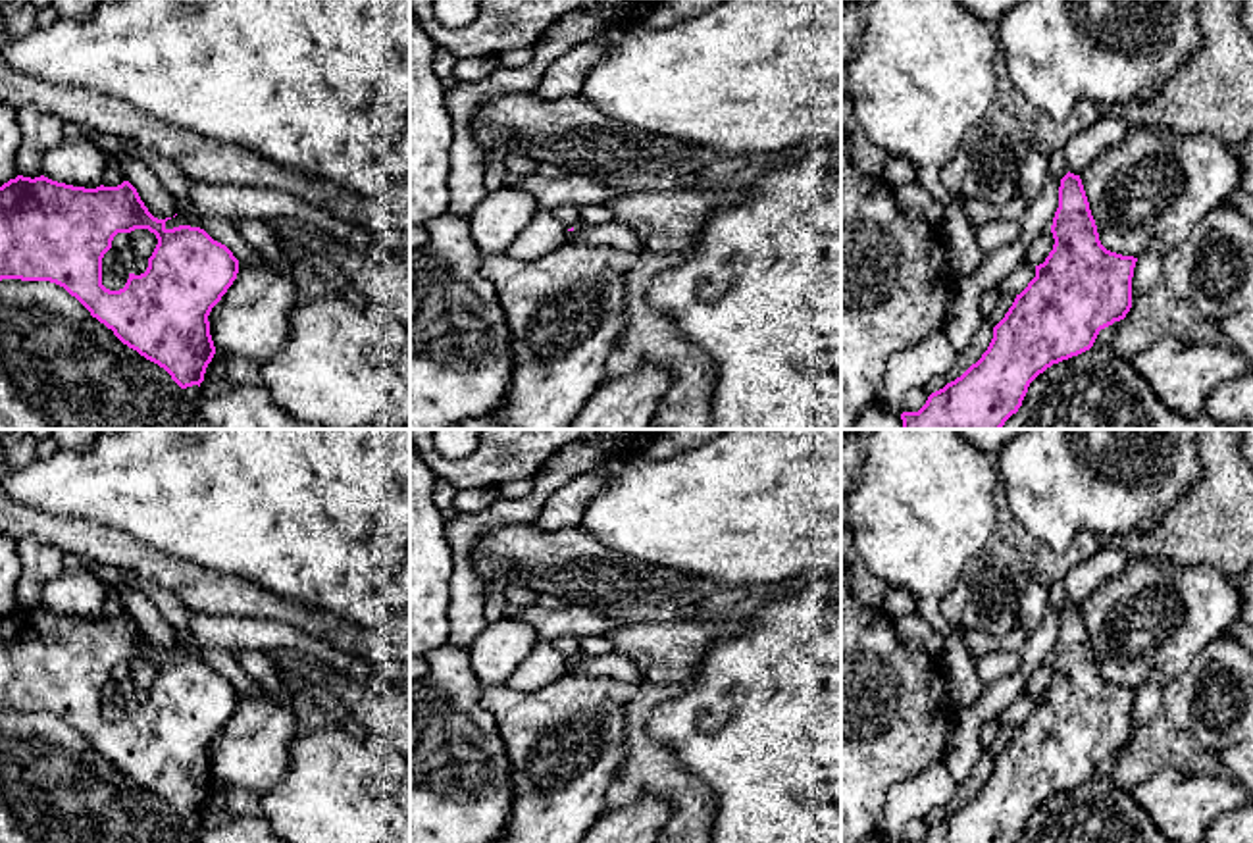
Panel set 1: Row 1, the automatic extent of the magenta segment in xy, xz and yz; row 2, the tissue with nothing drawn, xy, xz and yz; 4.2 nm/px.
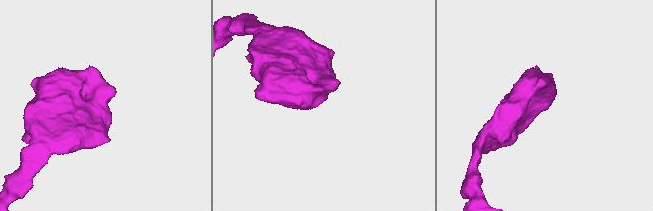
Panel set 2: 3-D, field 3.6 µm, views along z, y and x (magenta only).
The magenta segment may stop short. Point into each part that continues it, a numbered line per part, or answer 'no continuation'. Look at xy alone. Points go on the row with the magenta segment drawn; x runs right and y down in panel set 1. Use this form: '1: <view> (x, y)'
no continuation

